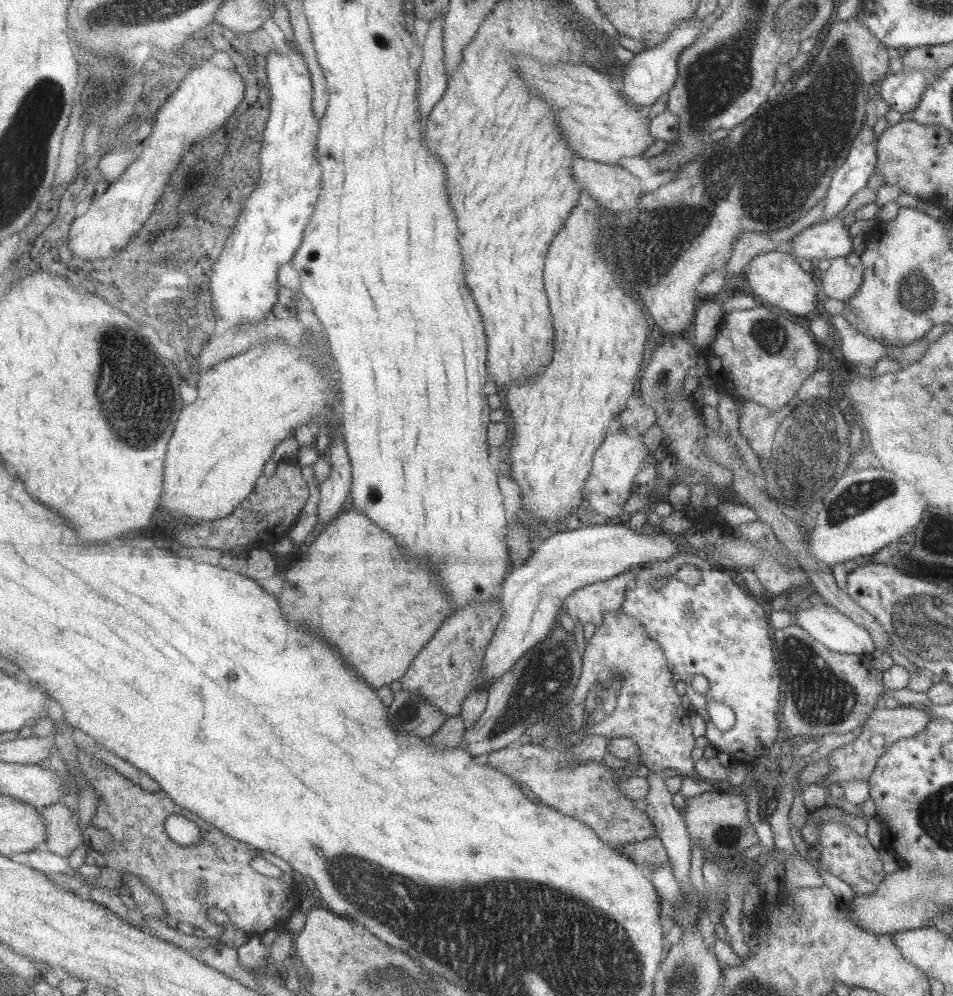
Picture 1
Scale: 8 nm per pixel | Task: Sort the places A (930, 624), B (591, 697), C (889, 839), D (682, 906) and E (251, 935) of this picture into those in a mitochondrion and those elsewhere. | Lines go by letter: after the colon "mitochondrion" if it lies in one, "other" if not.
A: mitochondrion
B: mitochondrion
C: other
D: mitochondrion
E: other

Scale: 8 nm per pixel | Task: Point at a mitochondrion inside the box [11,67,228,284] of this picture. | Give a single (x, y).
(103, 99)

